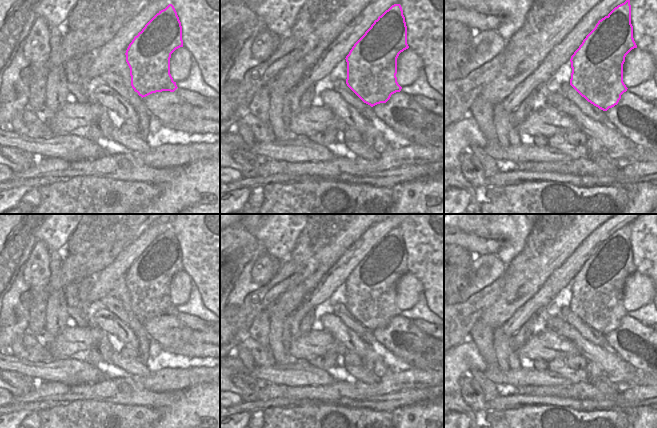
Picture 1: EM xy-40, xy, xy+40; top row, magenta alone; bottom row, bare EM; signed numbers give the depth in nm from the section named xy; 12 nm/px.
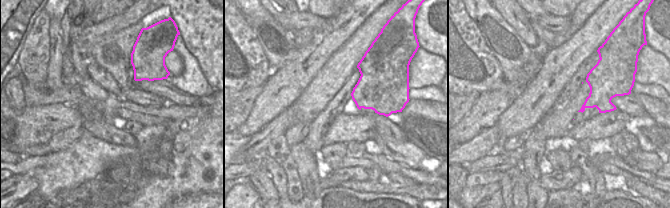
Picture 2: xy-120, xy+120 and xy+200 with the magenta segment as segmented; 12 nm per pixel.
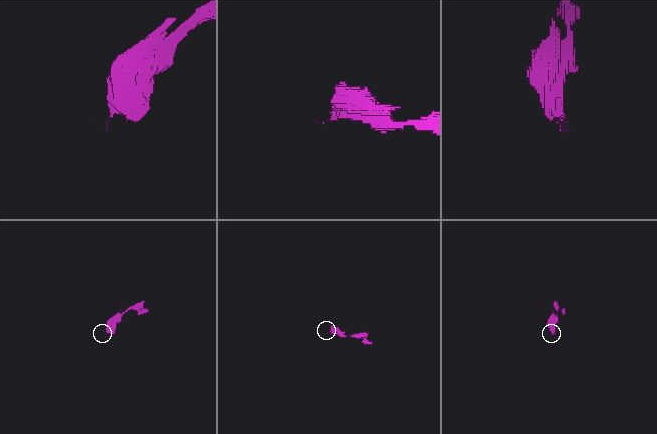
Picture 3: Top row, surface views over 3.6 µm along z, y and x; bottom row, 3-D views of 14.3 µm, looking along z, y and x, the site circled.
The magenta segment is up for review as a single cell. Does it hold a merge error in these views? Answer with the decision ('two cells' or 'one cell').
two cells

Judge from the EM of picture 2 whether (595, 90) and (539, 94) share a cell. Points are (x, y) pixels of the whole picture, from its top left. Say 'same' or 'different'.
different

